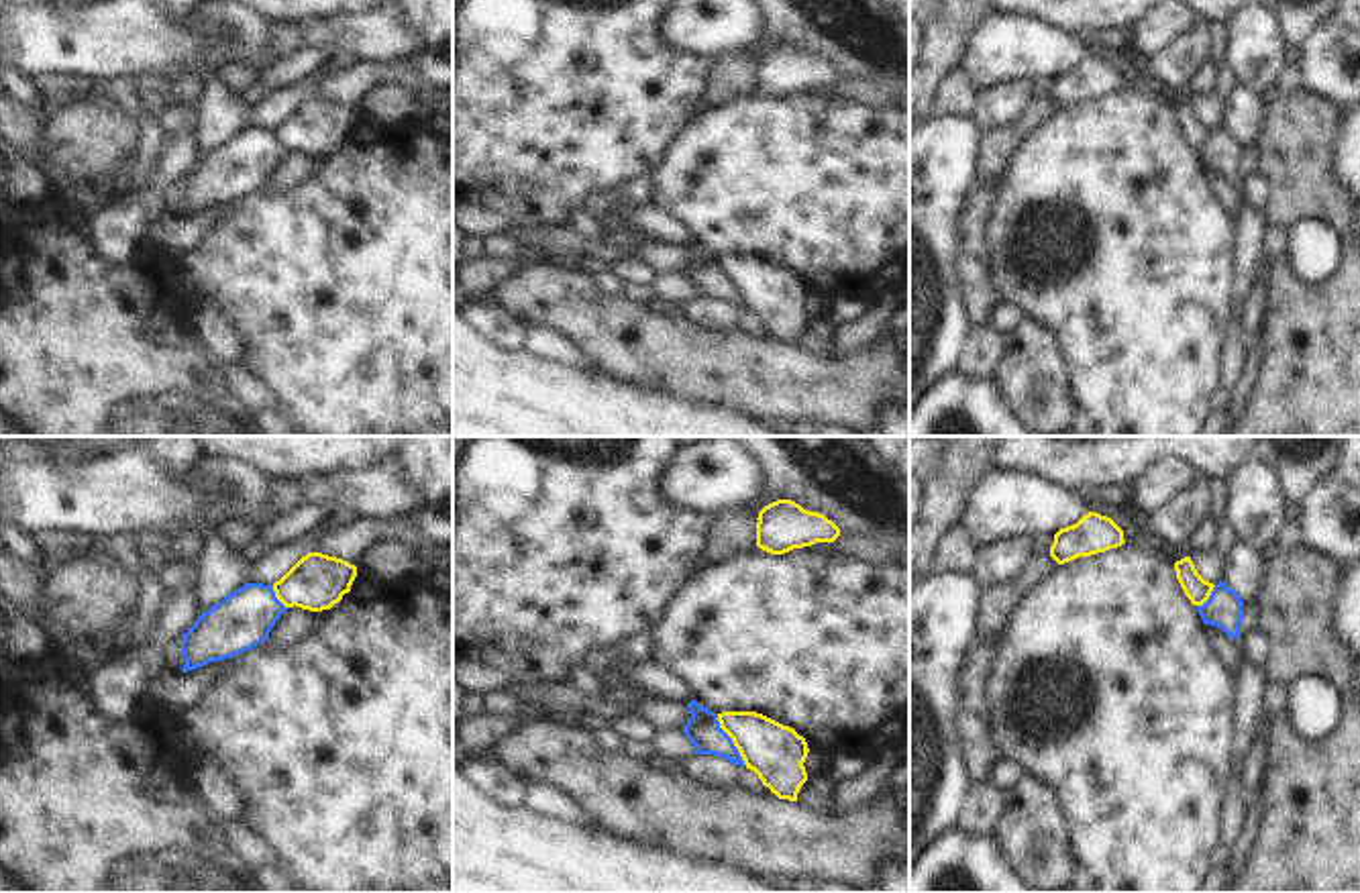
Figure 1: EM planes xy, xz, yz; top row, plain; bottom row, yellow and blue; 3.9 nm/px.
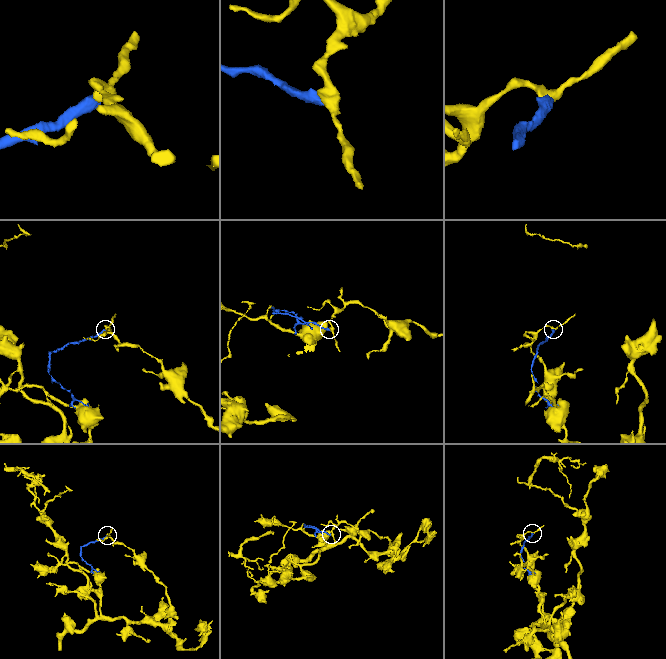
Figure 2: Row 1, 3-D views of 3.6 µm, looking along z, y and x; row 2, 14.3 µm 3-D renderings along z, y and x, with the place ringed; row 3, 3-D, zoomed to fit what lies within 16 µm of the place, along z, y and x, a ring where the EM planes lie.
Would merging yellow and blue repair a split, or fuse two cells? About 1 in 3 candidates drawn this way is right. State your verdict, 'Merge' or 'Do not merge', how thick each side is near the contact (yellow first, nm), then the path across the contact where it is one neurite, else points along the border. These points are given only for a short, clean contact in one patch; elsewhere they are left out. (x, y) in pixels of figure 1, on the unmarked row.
Do not merge. Thickness 220 nm (yellow) against 140 nm

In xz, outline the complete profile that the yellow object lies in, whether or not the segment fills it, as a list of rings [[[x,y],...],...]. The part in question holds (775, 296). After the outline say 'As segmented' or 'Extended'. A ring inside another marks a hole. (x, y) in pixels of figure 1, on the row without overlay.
[[[722,255],[720,271],[732,281],[746,312],[754,314],[779,343],[797,345],[807,324],[807,285],[793,271],[756,255]]]. As segmented

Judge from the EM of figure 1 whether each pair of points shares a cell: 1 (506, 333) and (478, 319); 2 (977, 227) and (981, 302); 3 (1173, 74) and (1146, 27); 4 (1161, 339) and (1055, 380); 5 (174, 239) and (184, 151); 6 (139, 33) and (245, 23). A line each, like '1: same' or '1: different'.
1: same
2: same
3: different
4: different
5: different
6: different

